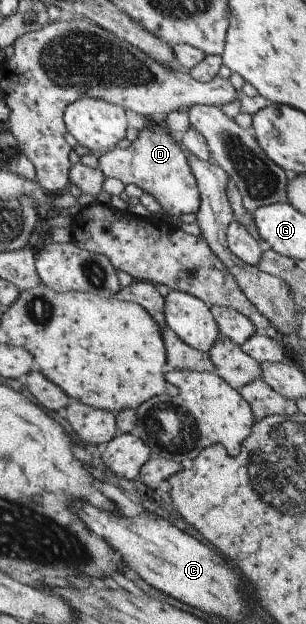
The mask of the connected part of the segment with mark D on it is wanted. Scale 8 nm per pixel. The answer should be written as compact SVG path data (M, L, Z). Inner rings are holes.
M150 122L139 130L138 137L124 149L113 148L102 152L99 159L100 171L105 177L120 179L124 185L134 183L144 193L149 193L160 203L162 210L172 215L197 213L201 195L196 178L188 163L187 153L175 134L165 124Z

